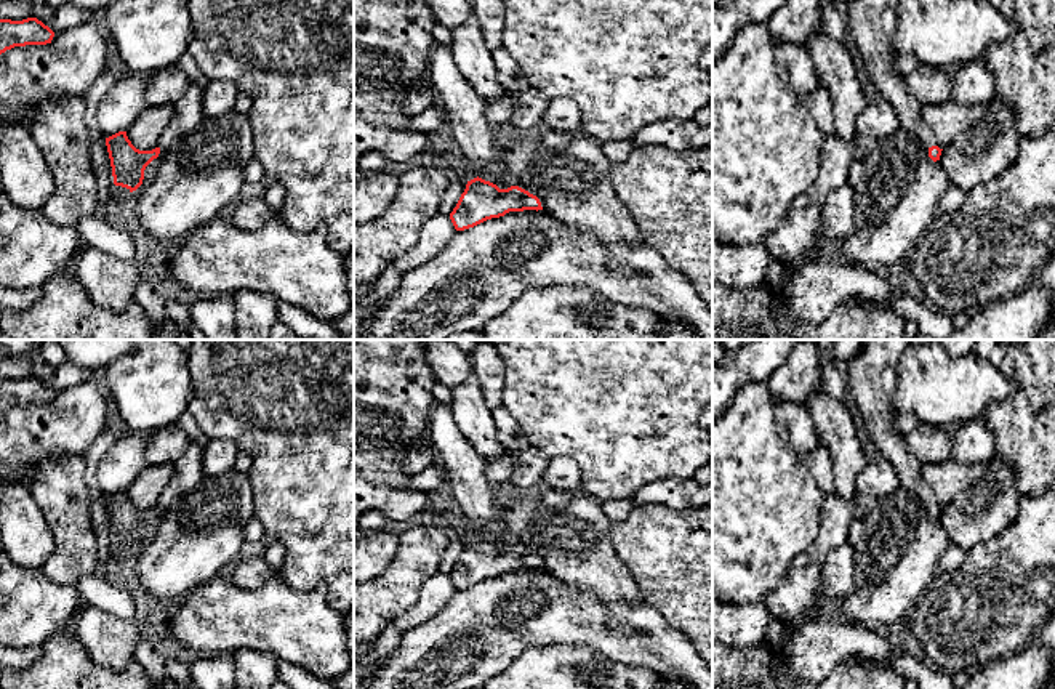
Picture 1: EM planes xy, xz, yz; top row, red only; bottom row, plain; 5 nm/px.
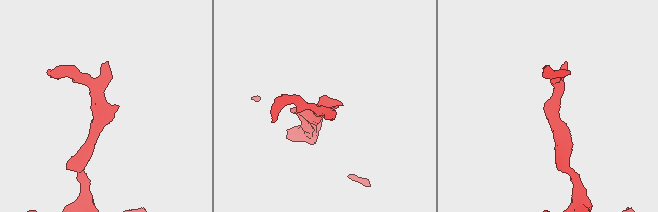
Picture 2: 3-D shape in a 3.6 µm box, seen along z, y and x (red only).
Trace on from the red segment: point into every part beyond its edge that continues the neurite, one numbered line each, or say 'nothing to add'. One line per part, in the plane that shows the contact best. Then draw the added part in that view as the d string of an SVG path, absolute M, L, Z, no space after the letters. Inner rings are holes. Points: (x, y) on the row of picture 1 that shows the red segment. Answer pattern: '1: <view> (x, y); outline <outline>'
1: yz (871, 24); outline M850 0L848 37L858 46L868 75L882 99L895 107L900 128L925 147L932 147L935 136L922 120L924 104L909 93L905 75L893 69L893 59L898 56L893 50L897 3L898 0Z

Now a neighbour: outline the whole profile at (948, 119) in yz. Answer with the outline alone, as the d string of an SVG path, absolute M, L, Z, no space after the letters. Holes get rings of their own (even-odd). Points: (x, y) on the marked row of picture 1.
M951 99L940 104L924 104L921 115L935 136L935 146L945 149L954 138L972 127L980 117L977 106L957 104Z

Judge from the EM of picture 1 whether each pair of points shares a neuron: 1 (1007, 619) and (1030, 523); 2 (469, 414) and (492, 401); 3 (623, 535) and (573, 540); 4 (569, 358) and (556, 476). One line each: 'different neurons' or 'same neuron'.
1: same neuron
2: different neurons
3: different neurons
4: different neurons

